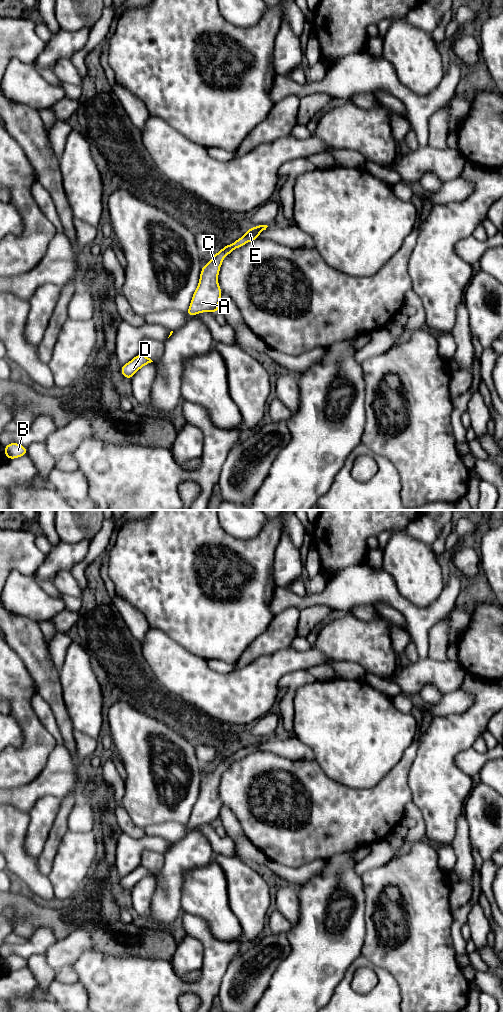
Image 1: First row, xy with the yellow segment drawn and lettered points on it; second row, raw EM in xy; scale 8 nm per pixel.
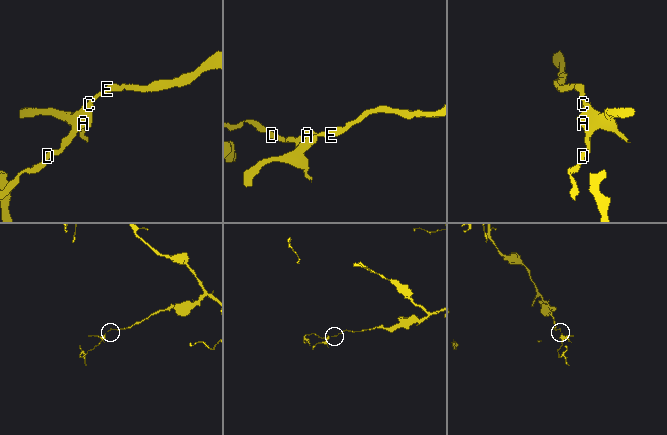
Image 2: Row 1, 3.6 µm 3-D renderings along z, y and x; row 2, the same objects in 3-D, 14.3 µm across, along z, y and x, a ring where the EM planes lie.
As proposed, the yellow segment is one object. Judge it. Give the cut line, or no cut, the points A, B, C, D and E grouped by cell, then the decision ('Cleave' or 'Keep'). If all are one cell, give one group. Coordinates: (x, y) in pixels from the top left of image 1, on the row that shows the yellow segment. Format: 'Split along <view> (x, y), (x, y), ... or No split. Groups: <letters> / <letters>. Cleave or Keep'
No split. Groups: A B C D E. Keep

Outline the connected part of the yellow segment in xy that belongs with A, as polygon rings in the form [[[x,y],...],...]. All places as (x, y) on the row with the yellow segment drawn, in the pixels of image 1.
[[[267,225],[251,227],[244,236],[234,243],[224,246],[220,252],[215,253],[207,265],[202,266],[200,280],[191,299],[189,309],[186,311],[187,315],[194,316],[202,312],[215,313],[219,311],[219,302],[223,292],[218,285],[218,274],[224,257],[234,249],[256,240],[258,235],[267,227]]]

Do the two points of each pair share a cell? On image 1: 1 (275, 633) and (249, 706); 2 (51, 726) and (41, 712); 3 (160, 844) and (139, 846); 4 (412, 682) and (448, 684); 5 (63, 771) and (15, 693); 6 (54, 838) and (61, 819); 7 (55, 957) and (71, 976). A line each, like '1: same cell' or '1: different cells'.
1: different cells
2: same cell
3: same cell
4: same cell
5: different cells
6: same cell
7: different cells

